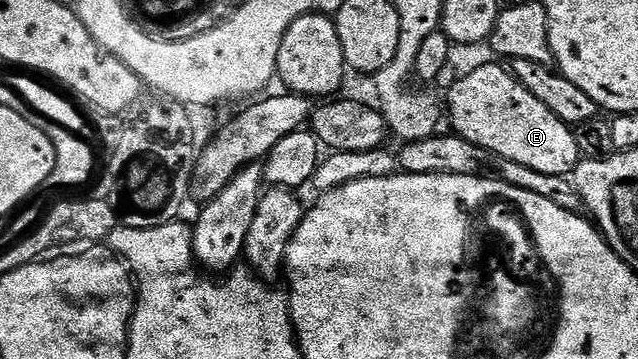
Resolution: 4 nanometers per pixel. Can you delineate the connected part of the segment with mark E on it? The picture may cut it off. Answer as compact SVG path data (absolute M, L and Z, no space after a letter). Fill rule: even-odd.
M505 64L482 65L464 74L450 89L448 121L454 124L453 132L468 139L468 143L504 155L504 159L512 159L512 163L524 163L524 167L540 171L543 178L573 174L580 160L574 129L552 115L536 95L530 94L515 79Z

